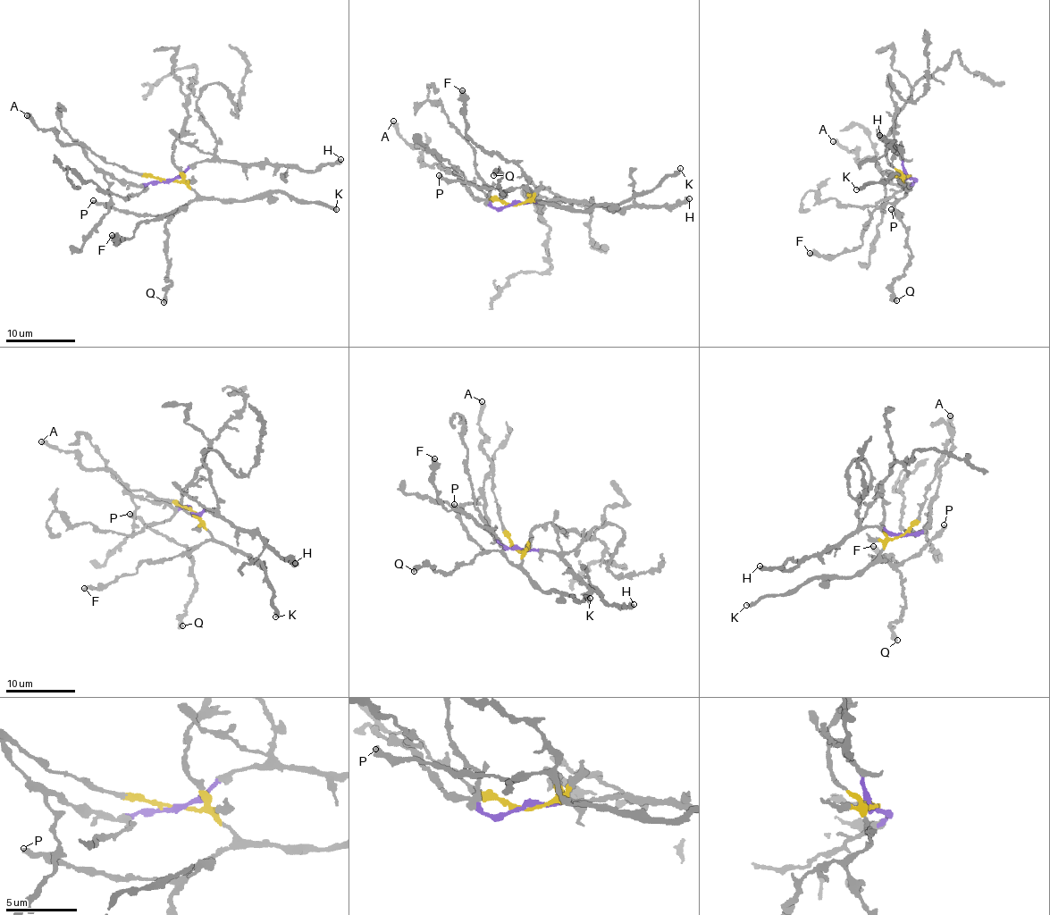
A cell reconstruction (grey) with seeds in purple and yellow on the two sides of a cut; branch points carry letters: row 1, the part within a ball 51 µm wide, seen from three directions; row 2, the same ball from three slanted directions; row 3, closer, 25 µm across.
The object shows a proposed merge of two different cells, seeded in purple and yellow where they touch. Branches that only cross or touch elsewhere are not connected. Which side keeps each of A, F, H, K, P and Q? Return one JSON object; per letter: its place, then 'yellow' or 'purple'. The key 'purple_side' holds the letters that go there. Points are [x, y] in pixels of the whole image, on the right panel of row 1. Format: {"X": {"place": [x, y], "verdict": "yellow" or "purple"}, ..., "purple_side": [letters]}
{"A": {"place": [833, 141], "verdict": "yellow"}, "F": {"place": [810, 253], "verdict": "yellow"}, "H": {"place": [879, 135], "verdict": "purple"}, "K": {"place": [856, 189], "verdict": "yellow"}, "P": {"place": [891, 209], "verdict": "yellow"}, "Q": {"place": [896, 300], "verdict": "yellow"}, "purple_side": ["H"]}

